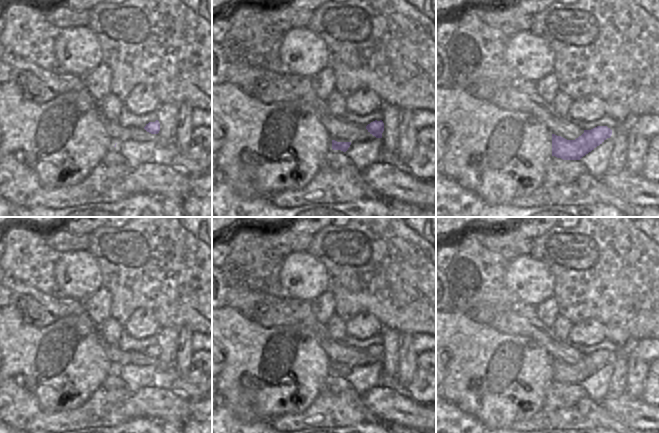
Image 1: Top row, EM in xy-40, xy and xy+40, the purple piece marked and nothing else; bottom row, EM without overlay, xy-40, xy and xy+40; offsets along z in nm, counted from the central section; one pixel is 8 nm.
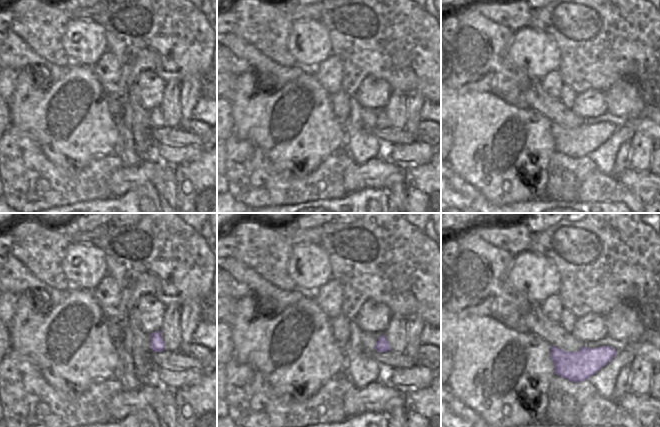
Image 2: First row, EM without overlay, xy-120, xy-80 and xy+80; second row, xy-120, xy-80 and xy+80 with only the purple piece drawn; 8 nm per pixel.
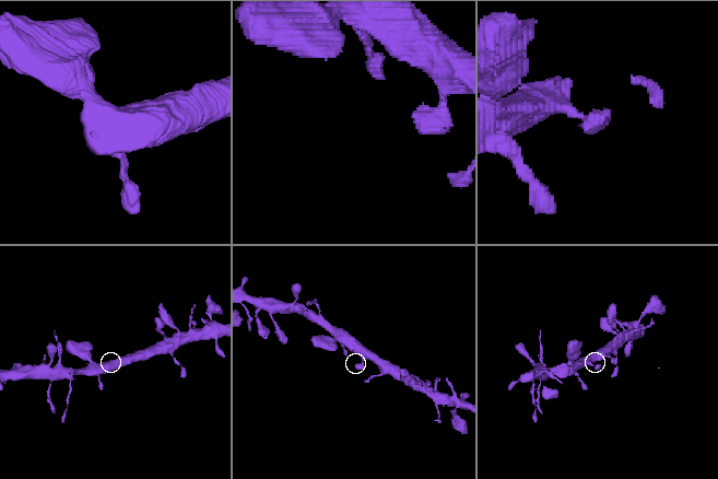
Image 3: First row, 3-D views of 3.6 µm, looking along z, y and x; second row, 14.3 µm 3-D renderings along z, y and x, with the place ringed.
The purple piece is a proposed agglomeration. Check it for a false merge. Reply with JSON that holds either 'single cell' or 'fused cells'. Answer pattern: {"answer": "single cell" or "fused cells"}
{"answer": "single cell"}

